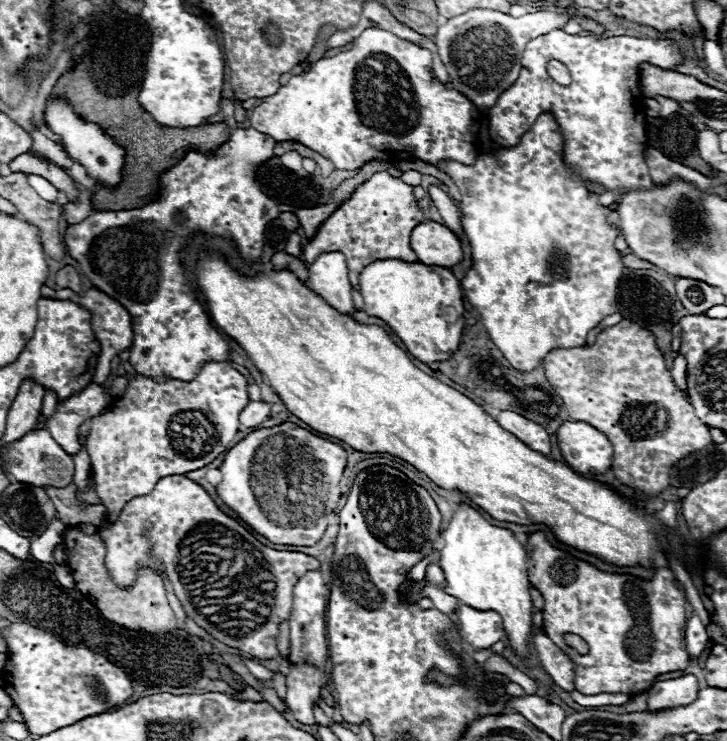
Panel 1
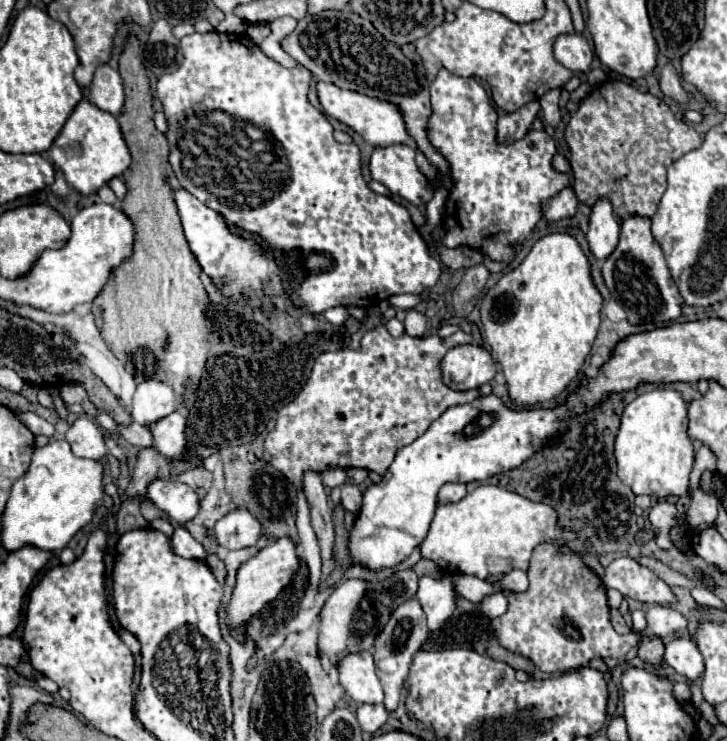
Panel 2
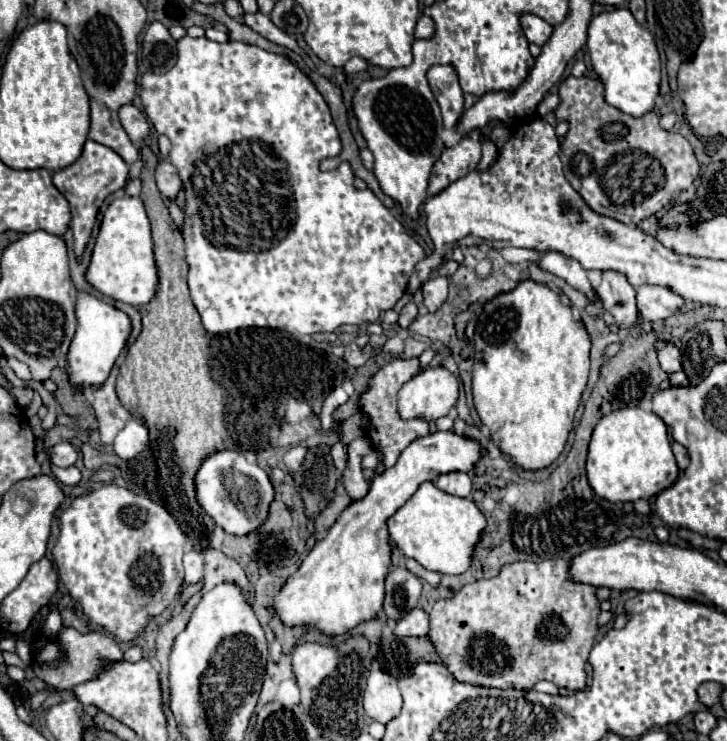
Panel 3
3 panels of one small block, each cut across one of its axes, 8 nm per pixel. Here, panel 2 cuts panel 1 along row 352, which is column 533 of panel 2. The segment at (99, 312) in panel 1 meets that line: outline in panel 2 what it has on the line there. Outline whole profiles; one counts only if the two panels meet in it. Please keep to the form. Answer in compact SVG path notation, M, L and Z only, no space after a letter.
M536 100L524 104L524 108L518 108L514 114L506 114L498 120L496 128L496 142L500 144L510 144L526 136L532 120L536 118L540 110L540 104Z

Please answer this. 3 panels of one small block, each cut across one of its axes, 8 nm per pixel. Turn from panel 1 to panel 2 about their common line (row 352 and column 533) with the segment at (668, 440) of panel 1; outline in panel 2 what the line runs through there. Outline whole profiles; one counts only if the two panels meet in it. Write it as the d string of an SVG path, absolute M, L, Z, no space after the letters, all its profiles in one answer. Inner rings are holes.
M538 544L532 552L528 568L530 586L526 592L502 590L508 598L506 614L494 618L492 630L500 640L500 646L508 648L514 654L520 654L532 660L542 672L556 674L578 670L586 666L592 658L620 658L628 650L640 644L642 636L688 636L686 618L664 606L652 606L646 610L646 628L622 636L610 624L610 608L606 600L606 588L602 580L584 564L578 554L560 552L560 544ZM572 624L578 632L578 638L568 636L562 626Z

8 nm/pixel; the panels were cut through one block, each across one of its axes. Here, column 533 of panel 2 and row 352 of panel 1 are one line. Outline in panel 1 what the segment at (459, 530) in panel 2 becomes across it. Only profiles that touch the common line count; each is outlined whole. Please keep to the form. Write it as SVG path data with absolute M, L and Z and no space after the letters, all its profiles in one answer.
M542 114L536 120L536 124L532 126L532 130L522 136L522 142L518 146L508 148L508 150L500 148L500 150L496 150L492 154L478 154L478 160L476 160L474 166L464 166L464 164L458 164L458 162L448 162L448 164L440 166L454 180L454 184L458 186L458 190L462 194L462 204L460 204L462 214L464 214L462 228L464 228L466 238L470 240L470 246L472 246L472 262L474 262L474 266L466 274L466 278L462 280L462 290L464 290L468 302L482 314L484 328L490 334L490 338L496 344L496 348L504 354L504 358L516 370L534 370L552 350L558 350L558 348L580 348L584 344L588 332L592 328L596 328L606 316L616 312L616 288L618 288L618 280L620 280L622 270L624 270L622 258L620 258L618 250L614 248L616 230L606 224L606 218L604 218L606 208L600 208L598 194L588 192L586 186L580 180L572 178L570 172L566 170L566 166L562 162L562 144L564 144L564 140L562 140L562 136L558 132L558 126L556 126L554 118L550 114Z

